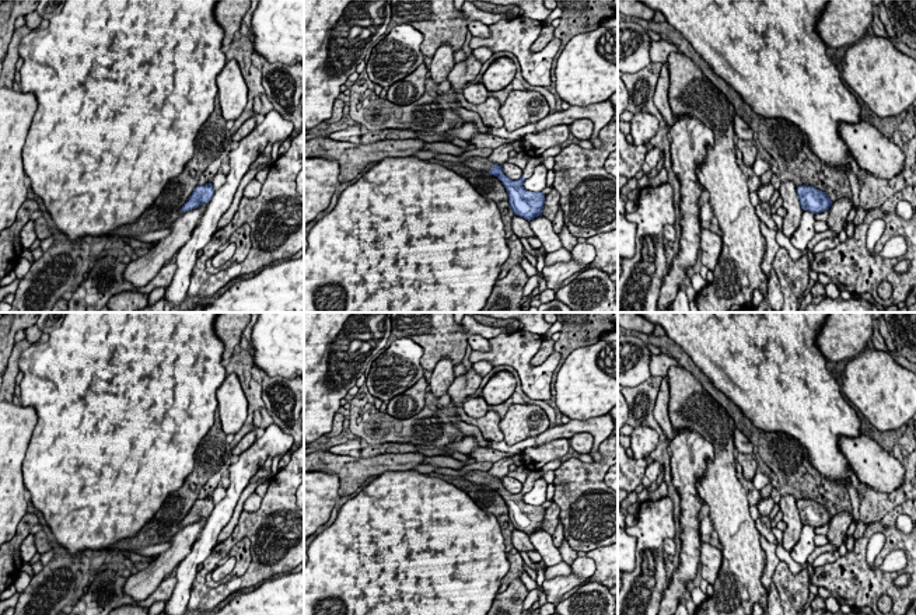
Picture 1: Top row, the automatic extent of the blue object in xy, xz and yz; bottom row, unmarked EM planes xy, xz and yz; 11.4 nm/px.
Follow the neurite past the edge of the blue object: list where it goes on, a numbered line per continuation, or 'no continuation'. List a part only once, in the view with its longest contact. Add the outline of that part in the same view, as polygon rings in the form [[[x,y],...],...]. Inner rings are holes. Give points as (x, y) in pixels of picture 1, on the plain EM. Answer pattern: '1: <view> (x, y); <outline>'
1: xz (476, 477); [[[472,471],[464,476],[465,479],[489,486],[493,481],[493,476],[487,471]]]

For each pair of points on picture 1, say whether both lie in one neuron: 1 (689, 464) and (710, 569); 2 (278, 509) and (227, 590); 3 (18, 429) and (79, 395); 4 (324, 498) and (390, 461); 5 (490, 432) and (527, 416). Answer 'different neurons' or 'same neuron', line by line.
1: different neurons
2: same neuron
3: different neurons
4: different neurons
5: different neurons

